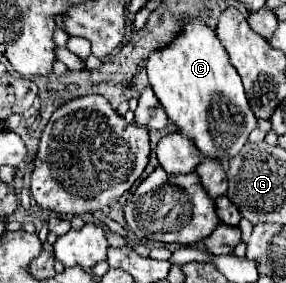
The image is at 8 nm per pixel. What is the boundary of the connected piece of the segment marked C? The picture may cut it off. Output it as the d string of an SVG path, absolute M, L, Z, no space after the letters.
M186 17L178 37L150 53L146 69L166 115L178 125L180 133L194 139L202 155L224 159L240 153L248 133L258 125L258 119L250 109L238 71L230 65L230 57L226 57L226 49L210 25L198 17Z

